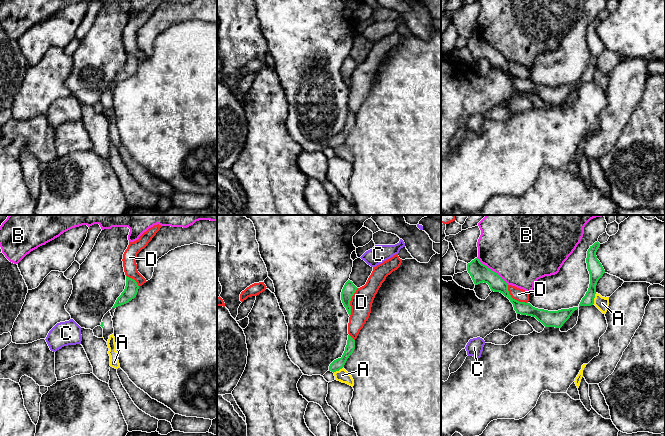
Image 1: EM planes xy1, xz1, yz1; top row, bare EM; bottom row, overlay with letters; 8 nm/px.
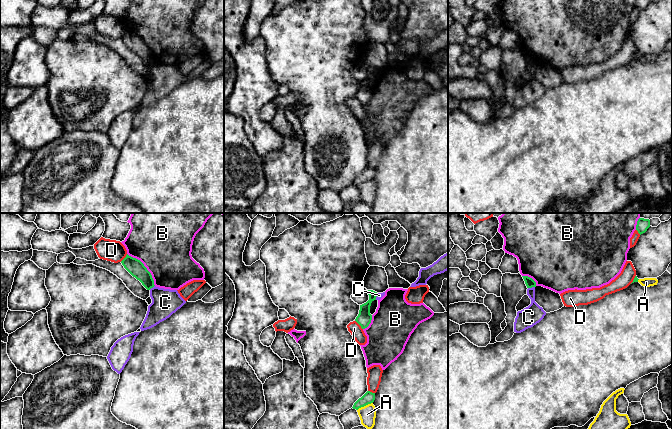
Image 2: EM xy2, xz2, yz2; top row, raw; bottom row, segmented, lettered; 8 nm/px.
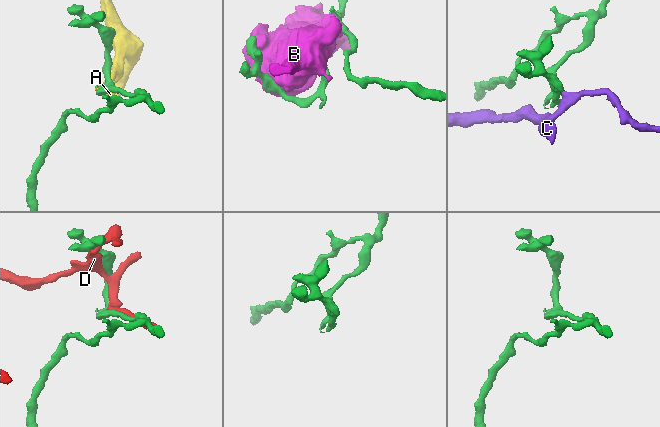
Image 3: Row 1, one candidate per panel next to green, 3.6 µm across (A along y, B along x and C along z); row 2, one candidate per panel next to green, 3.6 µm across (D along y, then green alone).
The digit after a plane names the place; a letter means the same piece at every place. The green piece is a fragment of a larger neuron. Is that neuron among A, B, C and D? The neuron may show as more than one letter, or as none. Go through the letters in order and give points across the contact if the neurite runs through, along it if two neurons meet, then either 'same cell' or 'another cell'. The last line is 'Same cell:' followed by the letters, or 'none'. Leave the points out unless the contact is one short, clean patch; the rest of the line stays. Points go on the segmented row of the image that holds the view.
A: border along xz2 (372, 402), (361, 406), (357, 410); another cell
B: another cell
C: border along yz2 (534, 286), (528, 288); another cell
D: another cell
Same cell: none

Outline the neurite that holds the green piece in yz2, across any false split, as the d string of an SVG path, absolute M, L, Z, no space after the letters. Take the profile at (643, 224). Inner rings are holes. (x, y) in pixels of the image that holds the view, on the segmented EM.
M639 218L636 225L636 230L641 235L647 231L647 229L650 227L650 220Z

